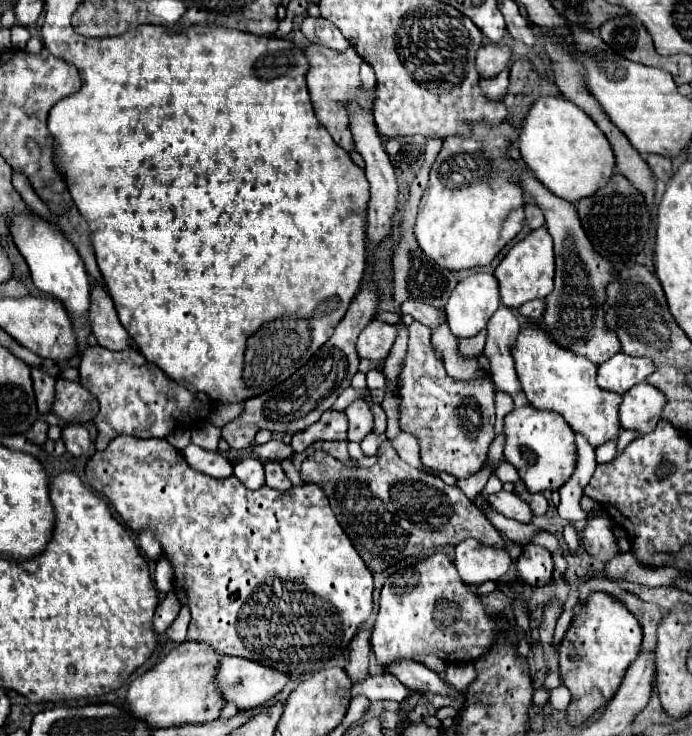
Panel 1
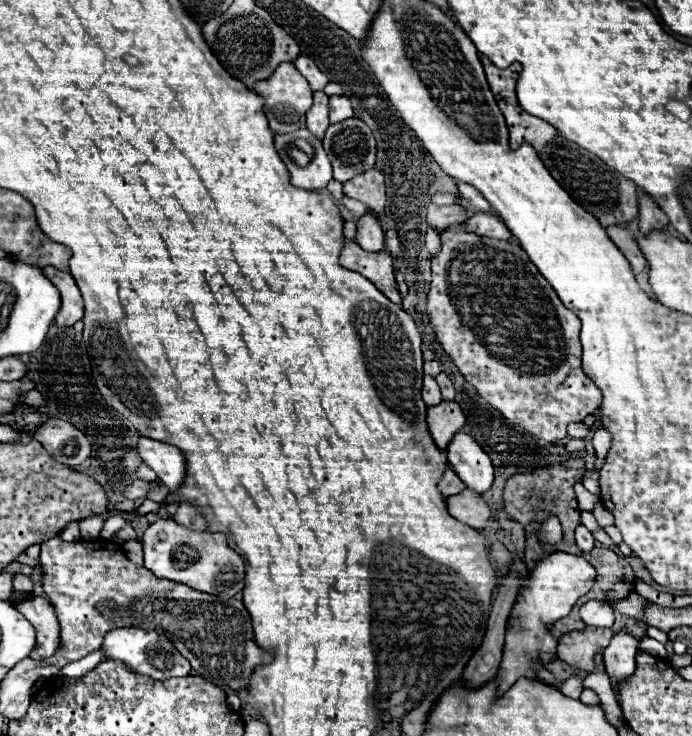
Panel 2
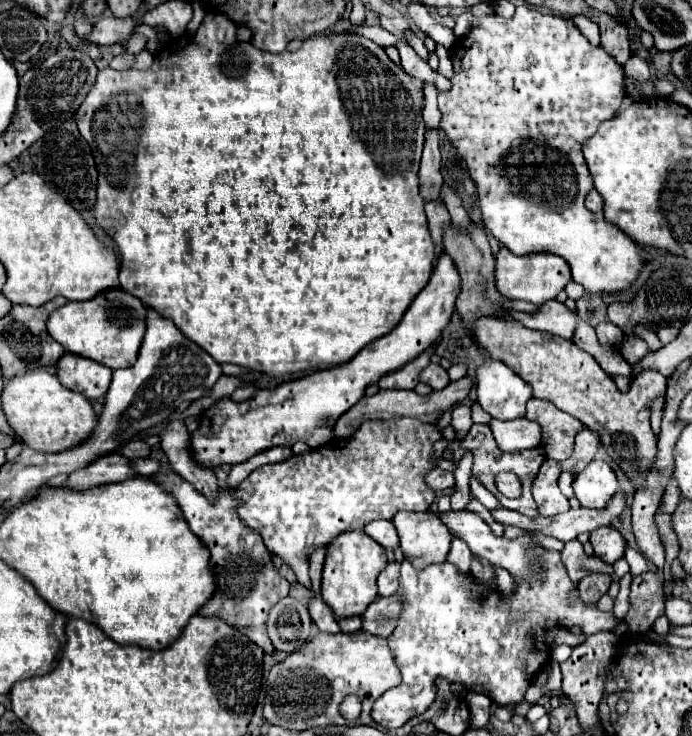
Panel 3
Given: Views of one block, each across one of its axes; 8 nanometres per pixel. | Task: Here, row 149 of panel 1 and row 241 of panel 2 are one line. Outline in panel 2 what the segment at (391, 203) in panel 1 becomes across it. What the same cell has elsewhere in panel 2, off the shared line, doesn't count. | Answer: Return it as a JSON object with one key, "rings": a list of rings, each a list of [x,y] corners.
{"rings":[[[366,214],[356,222],[356,242],[368,252],[384,250],[384,230],[372,214]]]}

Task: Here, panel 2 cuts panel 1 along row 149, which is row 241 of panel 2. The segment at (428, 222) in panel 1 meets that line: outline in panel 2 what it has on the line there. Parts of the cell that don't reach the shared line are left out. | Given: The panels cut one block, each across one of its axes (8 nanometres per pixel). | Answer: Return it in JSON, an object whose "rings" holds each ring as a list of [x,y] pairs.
{"rings":[[[452,224],[452,226],[448,226],[446,230],[440,232],[442,250],[436,258],[432,258],[432,282],[430,282],[430,292],[428,292],[428,298],[426,298],[426,314],[428,314],[430,326],[436,332],[436,340],[440,342],[444,352],[450,356],[450,360],[456,364],[456,368],[460,370],[464,380],[470,382],[476,388],[476,392],[494,410],[498,410],[506,420],[510,420],[512,424],[528,430],[532,436],[542,438],[546,442],[564,440],[568,436],[568,432],[566,432],[568,424],[570,422],[582,422],[586,416],[594,414],[600,408],[600,402],[602,402],[600,388],[582,372],[582,346],[580,346],[580,338],[578,338],[580,318],[560,302],[560,298],[554,294],[552,286],[546,282],[546,278],[542,278],[538,268],[528,260],[526,252],[518,244],[512,244],[508,240],[482,238],[482,236],[476,236],[474,232],[462,230],[462,226],[464,224]]]}

